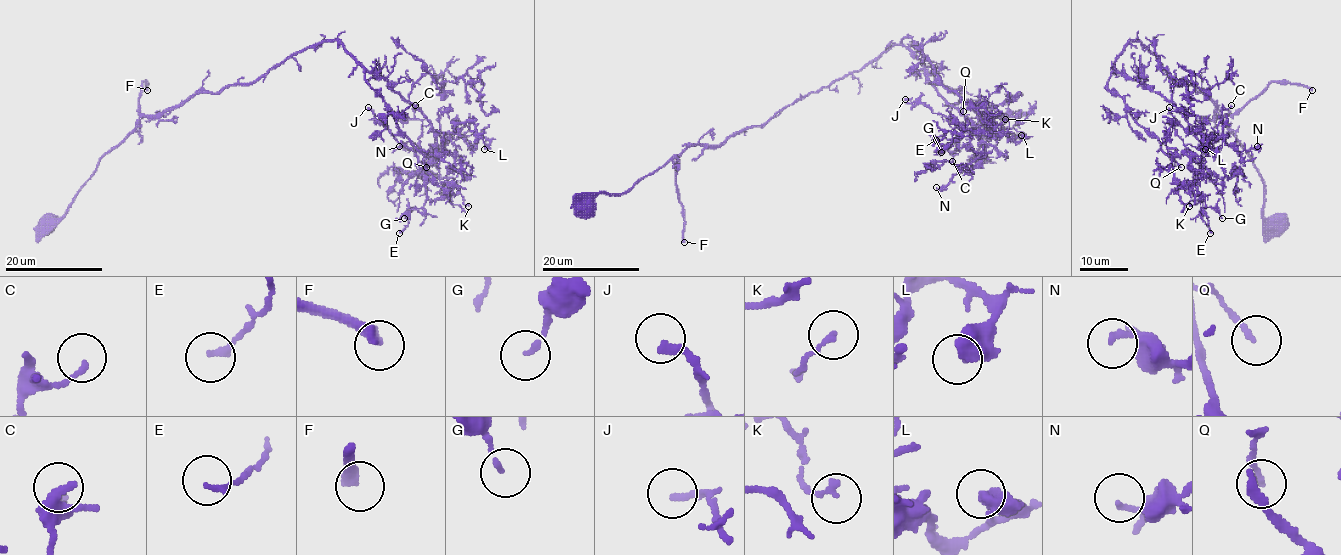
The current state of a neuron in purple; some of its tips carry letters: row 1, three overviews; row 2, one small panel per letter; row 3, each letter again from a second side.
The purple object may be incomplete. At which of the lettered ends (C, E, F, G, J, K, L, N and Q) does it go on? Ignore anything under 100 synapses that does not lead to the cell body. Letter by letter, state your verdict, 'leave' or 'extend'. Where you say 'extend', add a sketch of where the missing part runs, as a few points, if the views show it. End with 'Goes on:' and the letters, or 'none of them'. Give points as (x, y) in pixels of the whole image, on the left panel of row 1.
C: leave
E: leave
F: extend
G: leave
J: leave
K: leave
L: leave
N: leave
Q: leave
Goes on: F

